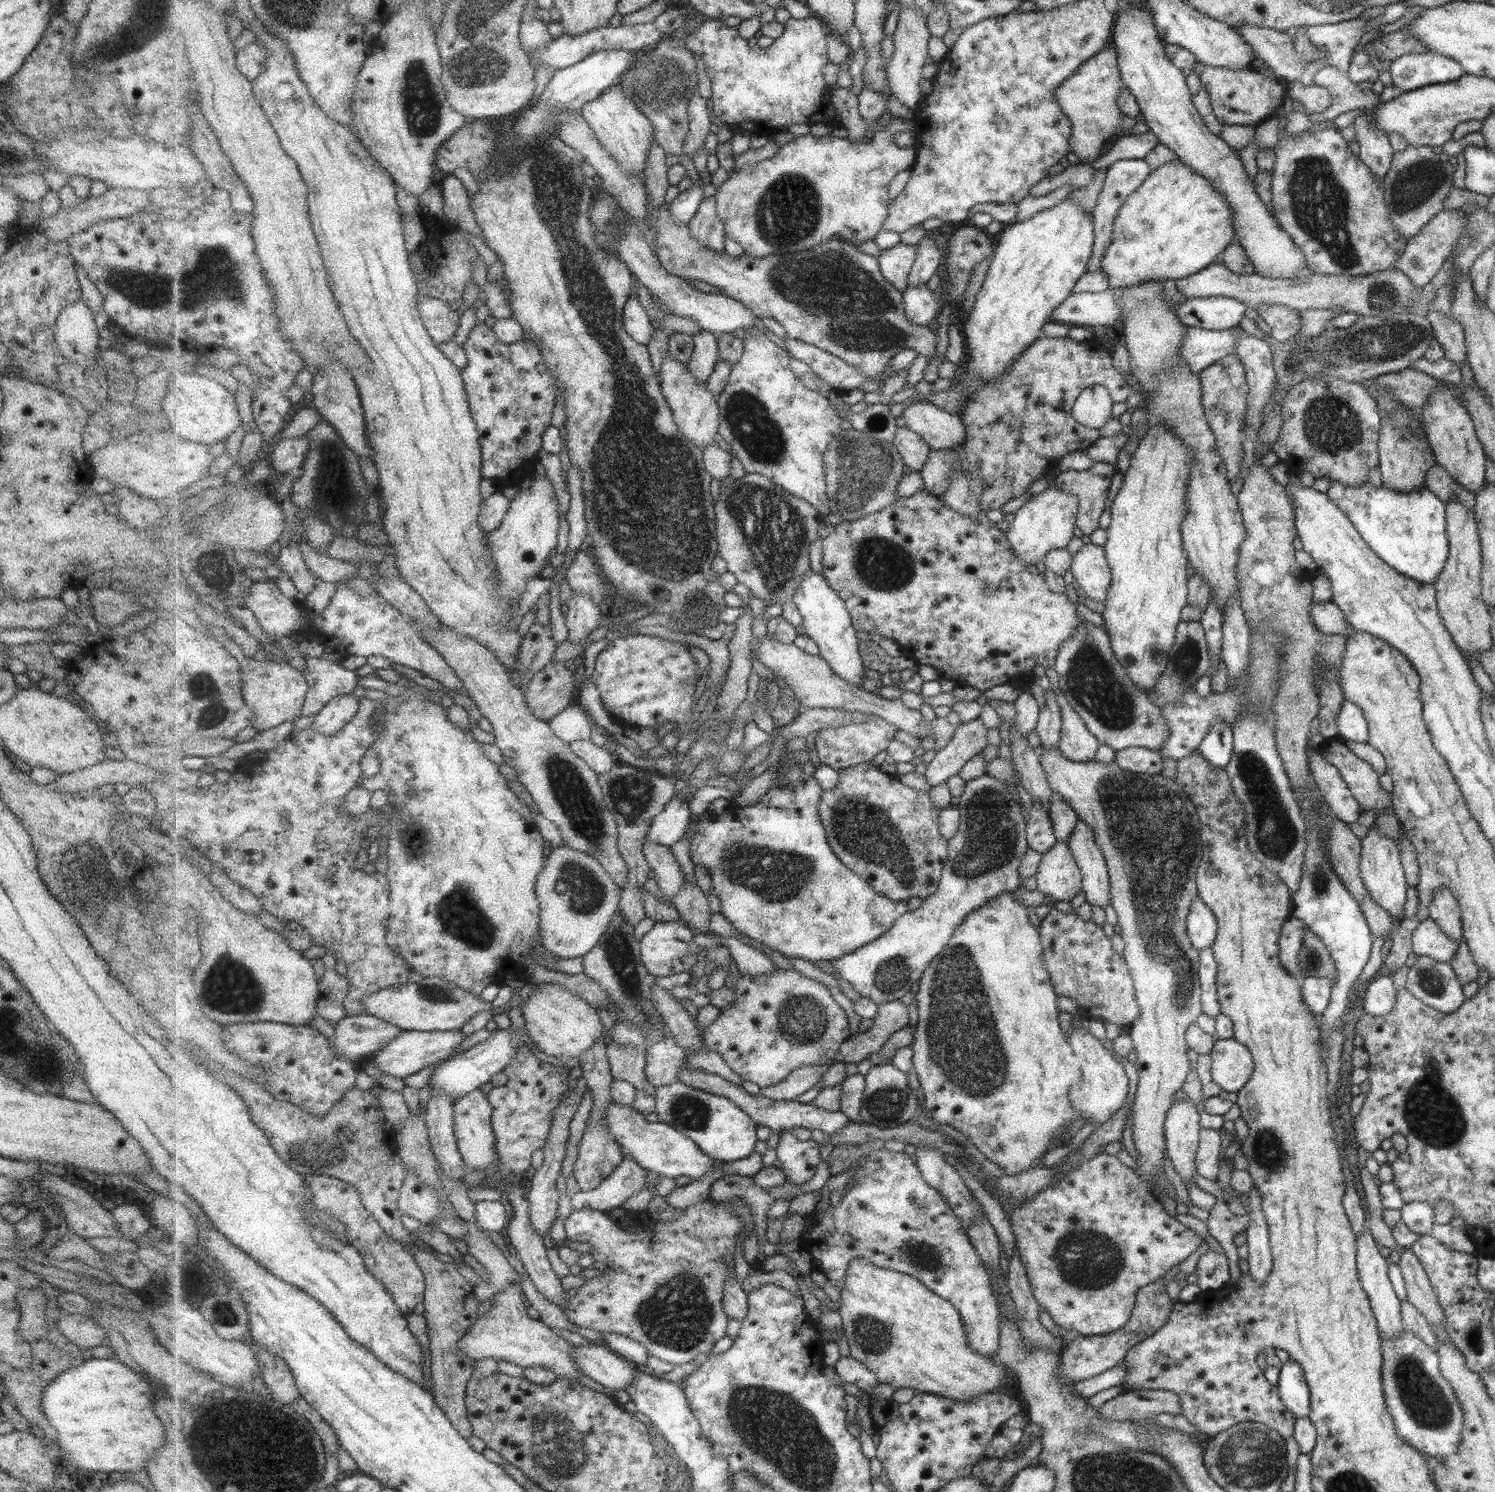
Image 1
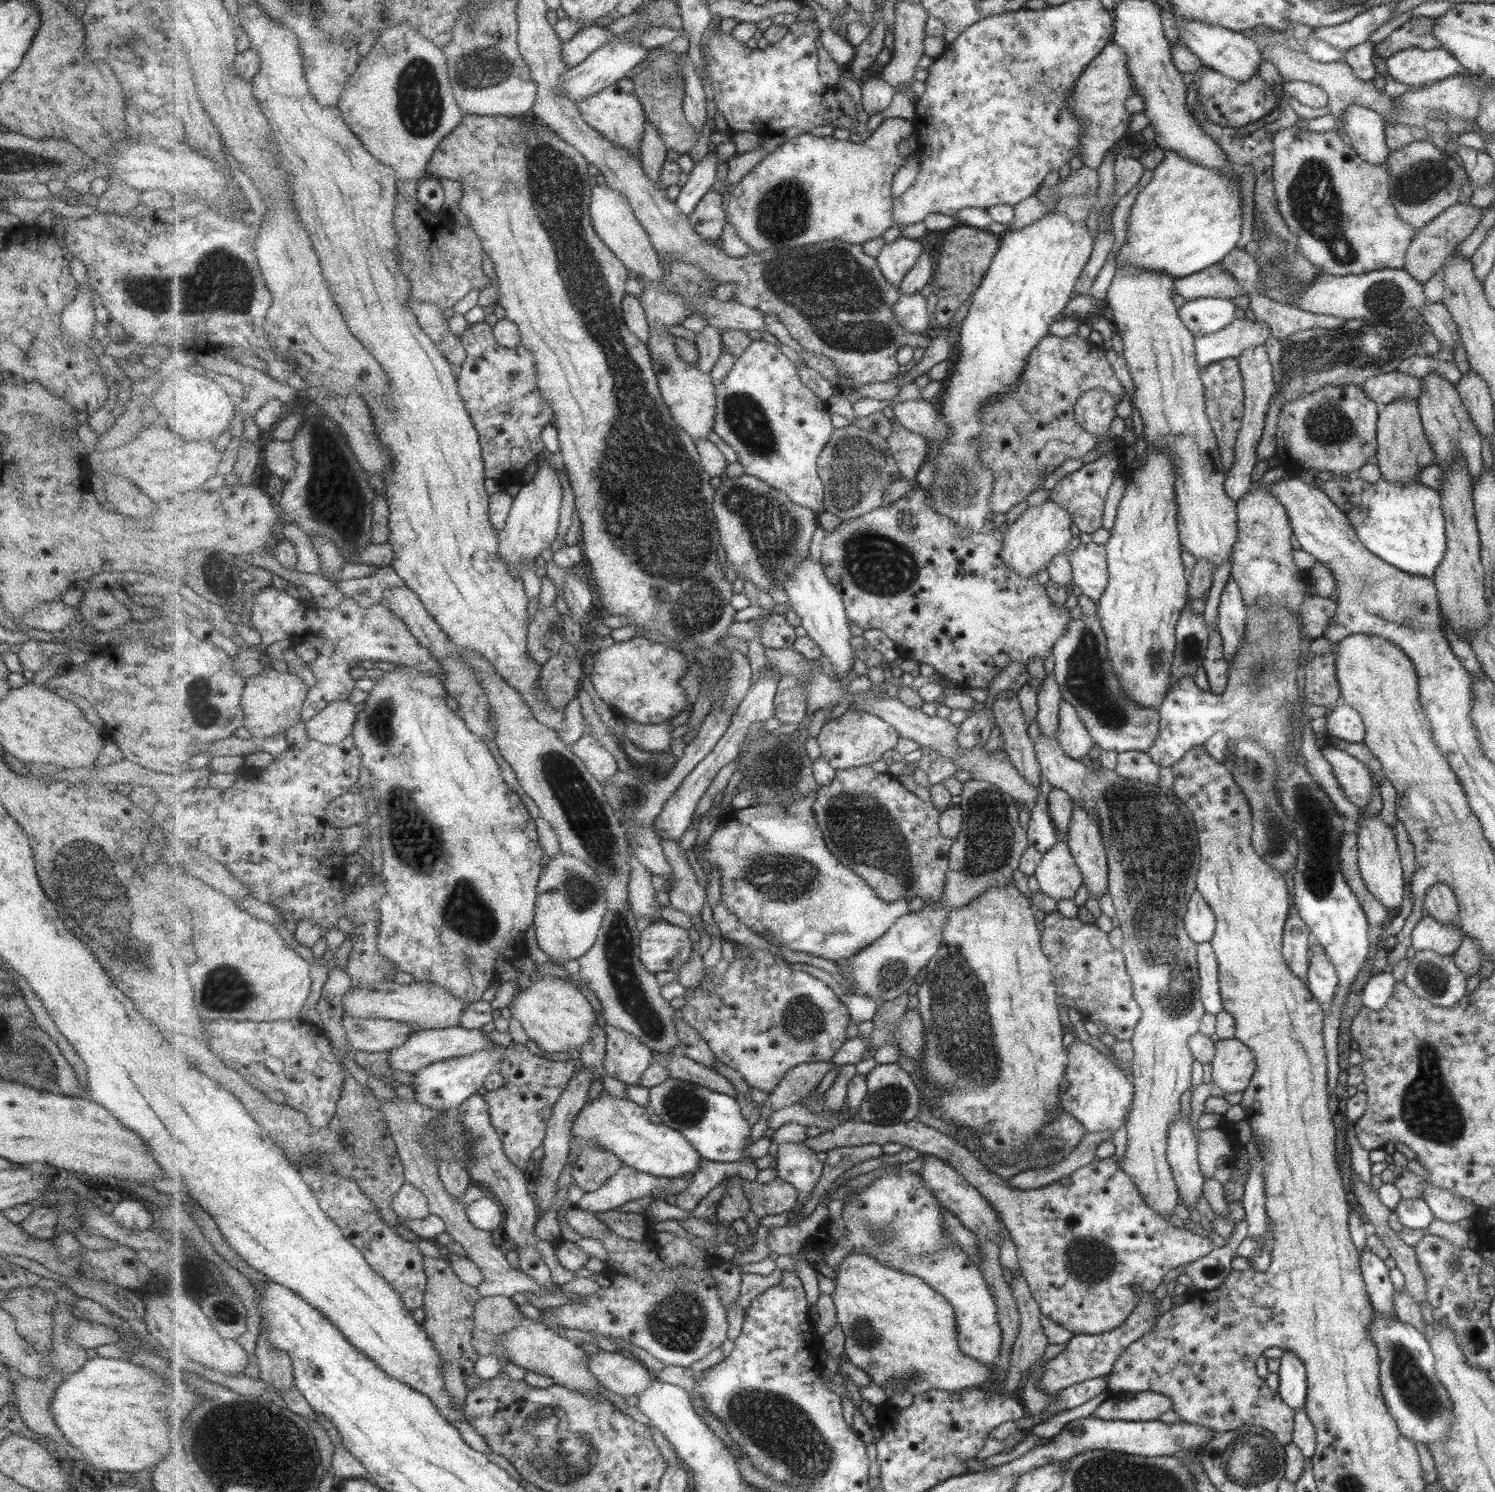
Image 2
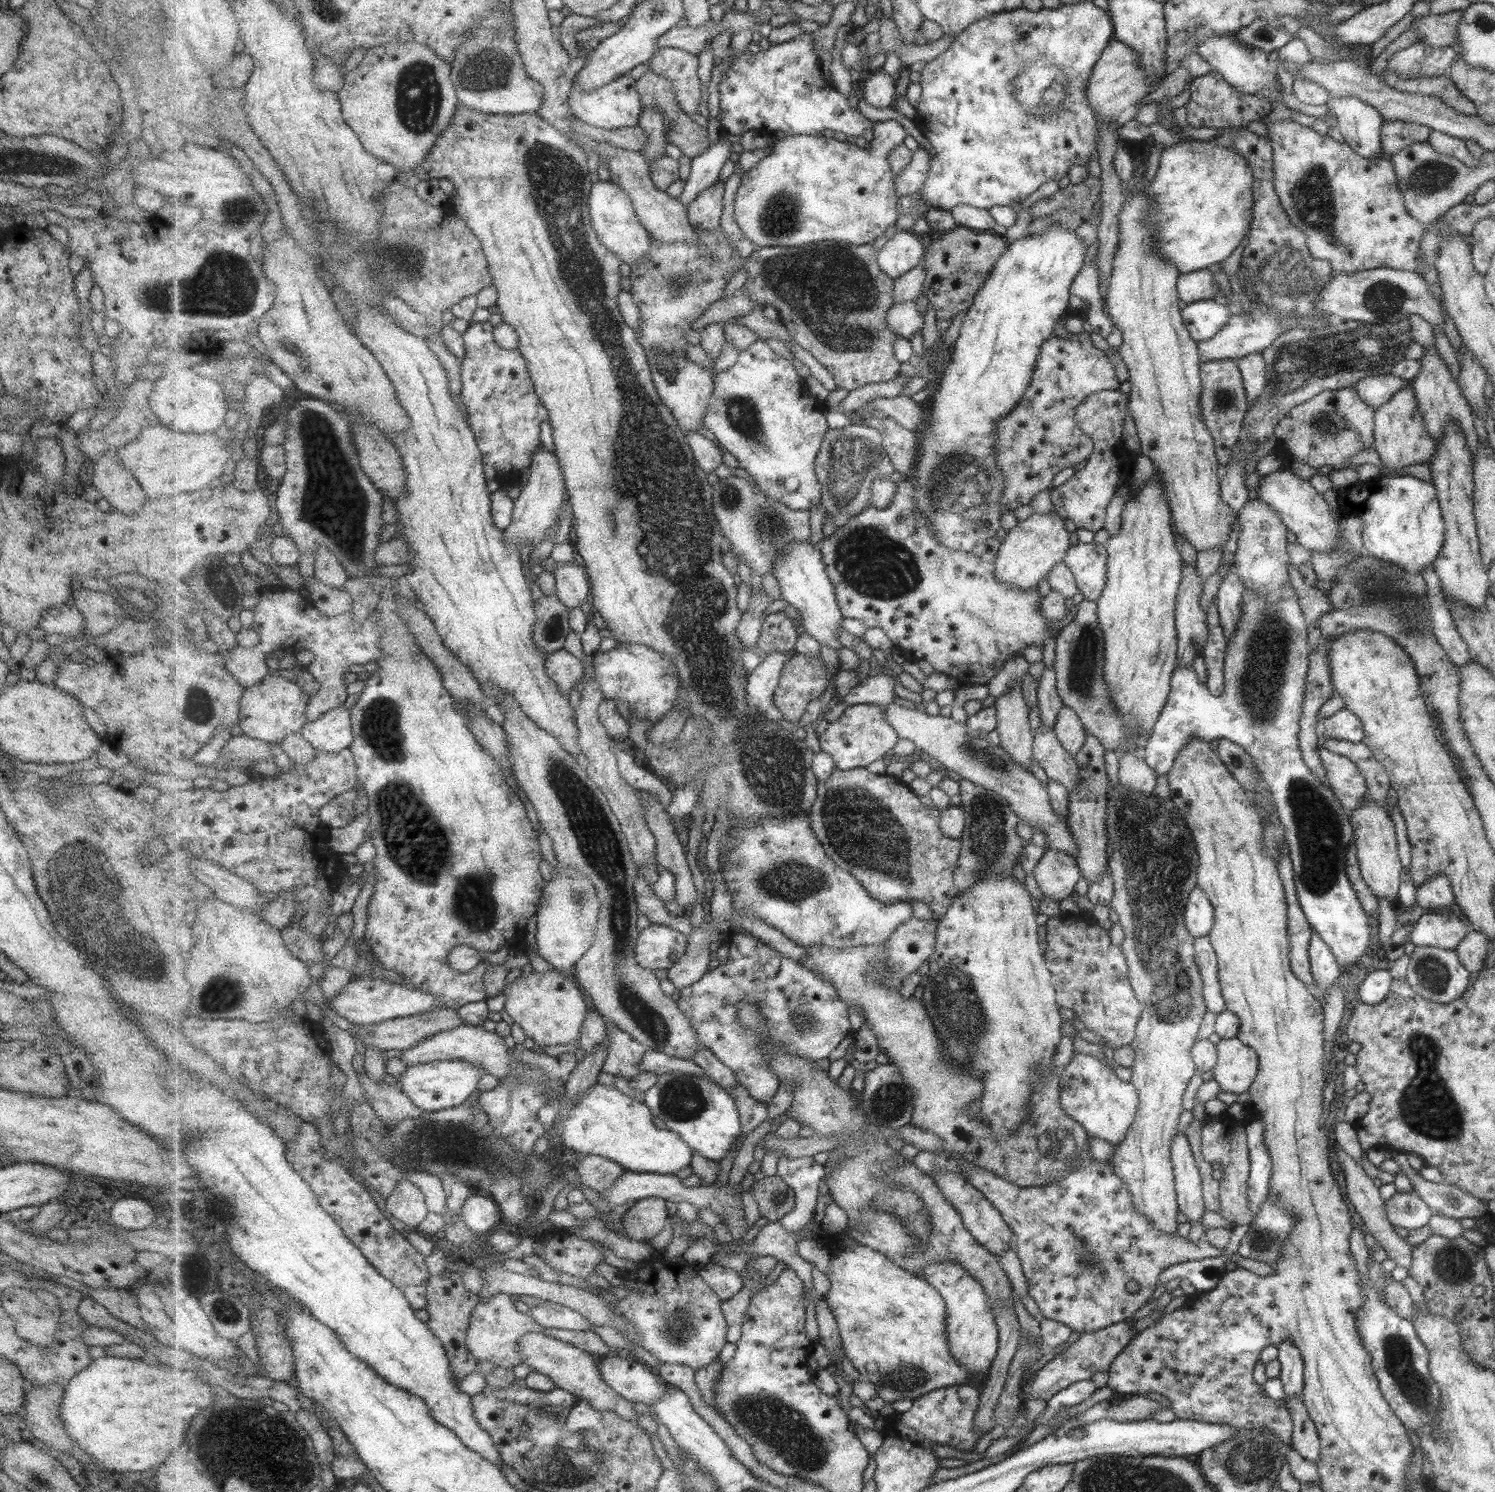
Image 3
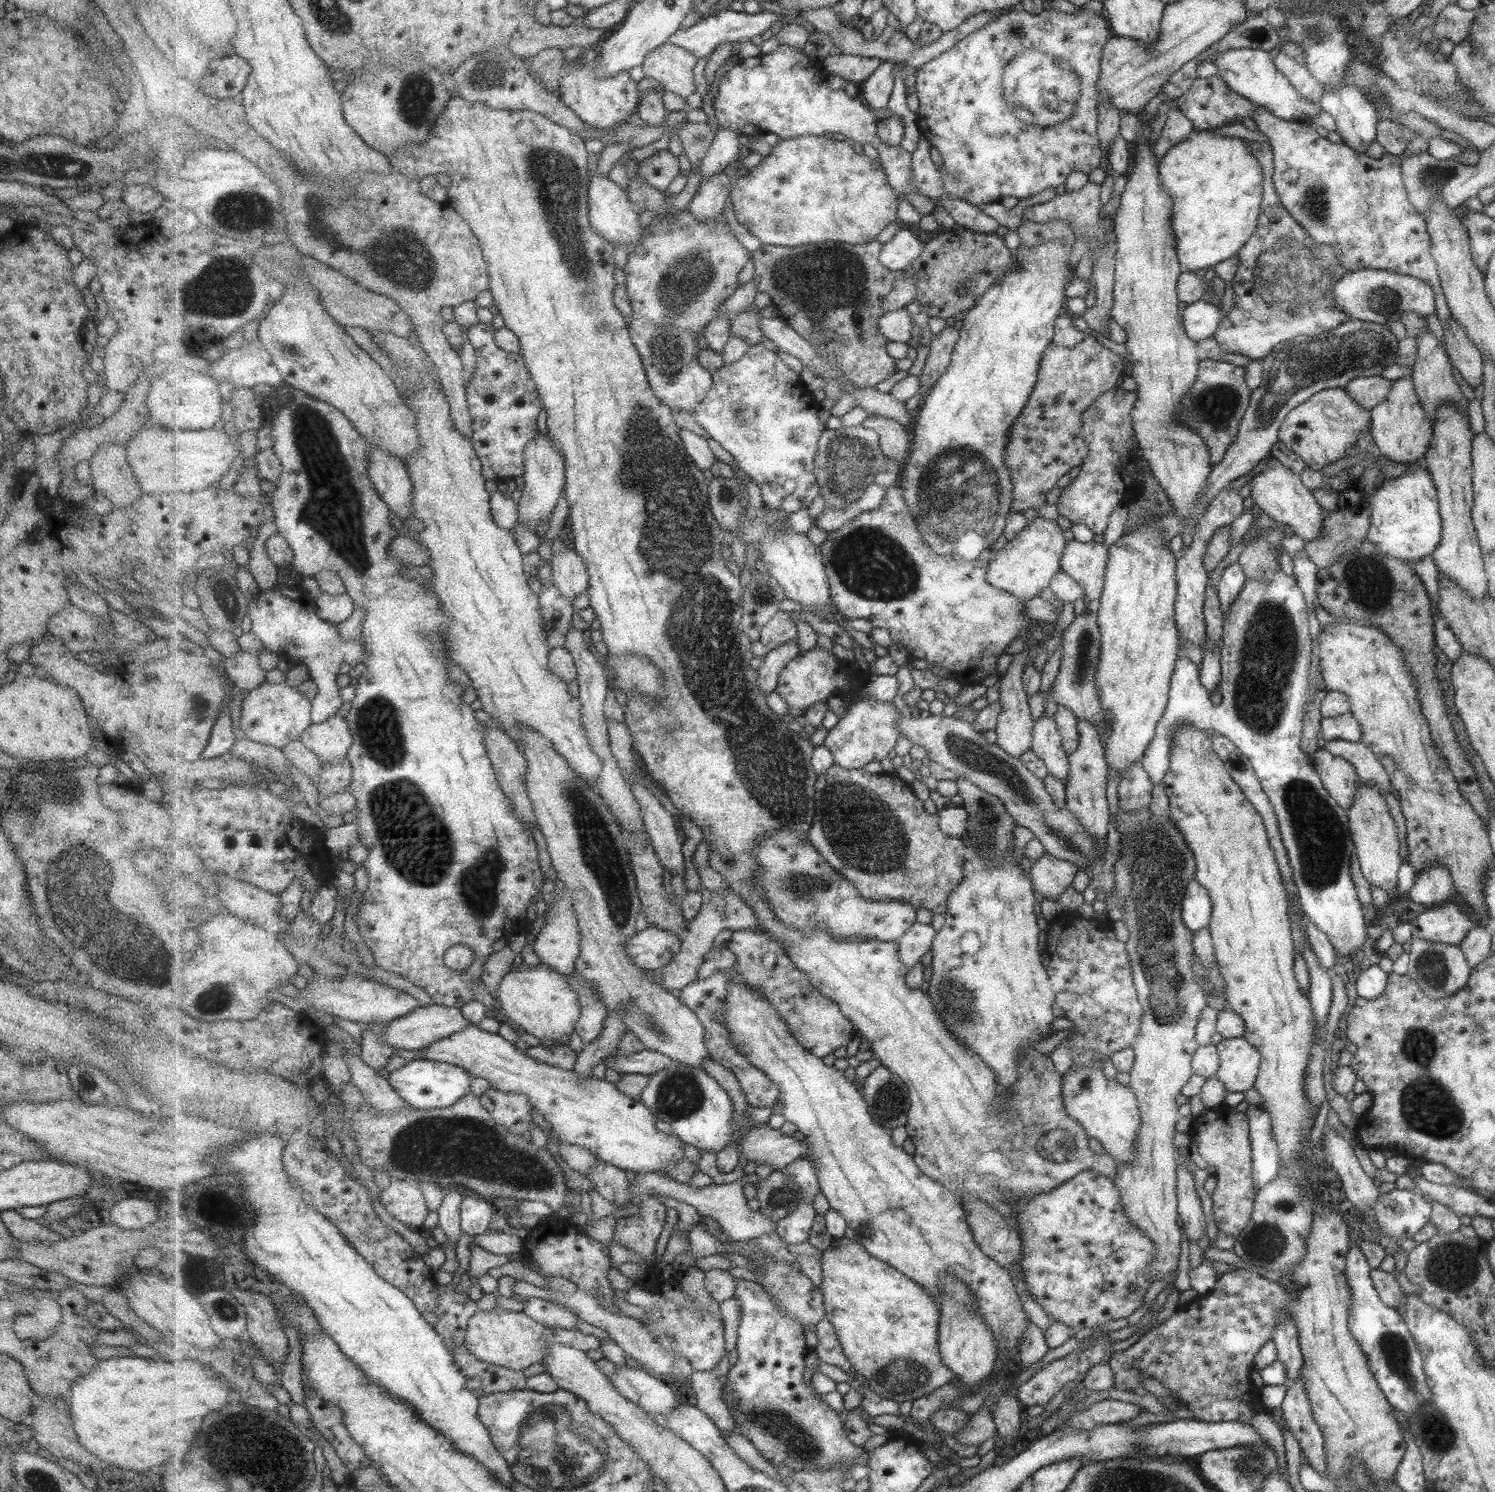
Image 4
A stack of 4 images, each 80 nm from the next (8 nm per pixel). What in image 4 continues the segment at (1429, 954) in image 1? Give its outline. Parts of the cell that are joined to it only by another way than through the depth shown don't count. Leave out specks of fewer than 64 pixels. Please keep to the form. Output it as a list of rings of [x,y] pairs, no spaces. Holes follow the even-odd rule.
[[[1450,901],[1420,913],[1410,924],[1411,938],[1442,942],[1447,946],[1458,946],[1473,926],[1461,906]]]

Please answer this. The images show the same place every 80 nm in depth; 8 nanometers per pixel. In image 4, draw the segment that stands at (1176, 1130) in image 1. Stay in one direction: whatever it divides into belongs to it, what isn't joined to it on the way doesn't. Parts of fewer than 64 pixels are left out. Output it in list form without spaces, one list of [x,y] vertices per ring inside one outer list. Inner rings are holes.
[[[1179,1165],[1178,1168],[1178,1213],[1183,1221],[1183,1234],[1187,1240],[1199,1240],[1205,1234],[1205,1216],[1195,1194],[1195,1185],[1190,1170]]]

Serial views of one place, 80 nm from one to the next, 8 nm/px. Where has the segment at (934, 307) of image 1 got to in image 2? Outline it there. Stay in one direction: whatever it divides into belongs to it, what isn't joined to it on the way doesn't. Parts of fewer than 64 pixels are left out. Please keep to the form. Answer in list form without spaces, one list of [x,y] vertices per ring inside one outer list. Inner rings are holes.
[[[903,294],[894,308],[894,315],[911,334],[926,333],[934,325],[933,315],[927,312],[927,300],[919,294]]]

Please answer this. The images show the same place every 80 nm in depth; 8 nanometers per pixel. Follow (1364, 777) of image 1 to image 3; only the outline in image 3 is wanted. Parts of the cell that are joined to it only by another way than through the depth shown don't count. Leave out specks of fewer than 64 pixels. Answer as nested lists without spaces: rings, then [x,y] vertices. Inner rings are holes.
[[[1323,748],[1318,749],[1318,757],[1327,784],[1334,790],[1334,798],[1348,812],[1357,809],[1366,794],[1366,781],[1358,767],[1343,755]]]

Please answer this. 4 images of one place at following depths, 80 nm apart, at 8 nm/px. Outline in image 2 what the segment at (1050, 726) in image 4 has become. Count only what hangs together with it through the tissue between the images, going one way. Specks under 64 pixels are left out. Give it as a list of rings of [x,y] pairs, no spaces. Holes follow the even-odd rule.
[[[1039,735],[1034,743],[1034,757],[1038,762],[1040,768],[1040,774],[1043,775],[1052,787],[1064,790],[1072,800],[1072,804],[1084,809],[1090,810],[1091,814],[1094,814],[1098,818],[1099,830],[1102,833],[1102,843],[1106,849],[1106,869],[1107,878],[1109,884],[1107,885],[1108,893],[1112,898],[1112,905],[1114,908],[1114,915],[1117,918],[1118,928],[1123,934],[1123,943],[1120,950],[1123,950],[1123,959],[1127,958],[1127,970],[1131,970],[1130,982],[1135,982],[1135,998],[1139,998],[1139,1006],[1143,1006],[1143,1022],[1139,1022],[1139,1026],[1134,1028],[1134,1036],[1130,1038],[1130,1045],[1132,1046],[1133,1057],[1130,1064],[1132,1081],[1135,1085],[1134,1105],[1127,1115],[1126,1128],[1126,1145],[1123,1152],[1123,1158],[1118,1160],[1112,1157],[1121,1166],[1121,1169],[1125,1171],[1133,1183],[1137,1185],[1137,1189],[1141,1191],[1144,1202],[1154,1208],[1155,1212],[1161,1214],[1166,1222],[1169,1222],[1169,1214],[1173,1212],[1173,1208],[1177,1206],[1177,1193],[1175,1192],[1175,1185],[1171,1180],[1172,1170],[1169,1170],[1166,1159],[1166,1140],[1168,1135],[1169,1126],[1178,1117],[1179,1112],[1179,1098],[1181,1094],[1189,1088],[1189,1080],[1191,1080],[1191,1064],[1193,1064],[1193,1058],[1189,1054],[1187,1043],[1190,1040],[1190,1036],[1198,1032],[1198,1026],[1202,1022],[1202,1016],[1206,1012],[1200,1002],[1199,994],[1199,980],[1198,967],[1196,962],[1196,943],[1189,938],[1185,930],[1185,914],[1186,906],[1193,894],[1197,889],[1197,874],[1198,866],[1202,862],[1201,846],[1198,846],[1198,831],[1194,826],[1193,815],[1184,807],[1184,804],[1178,799],[1178,795],[1174,793],[1174,790],[1170,788],[1163,788],[1156,784],[1144,784],[1138,780],[1129,780],[1121,778],[1118,774],[1115,774],[1114,770],[1107,770],[1106,767],[1098,766],[1096,770],[1092,768],[1086,768],[1086,765],[1080,760],[1072,759],[1068,756],[1057,743],[1055,737],[1046,737]]]

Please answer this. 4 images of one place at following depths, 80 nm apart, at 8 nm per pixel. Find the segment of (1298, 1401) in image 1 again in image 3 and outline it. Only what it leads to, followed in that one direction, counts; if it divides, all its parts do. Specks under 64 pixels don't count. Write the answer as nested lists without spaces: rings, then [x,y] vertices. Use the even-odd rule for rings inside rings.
[[[1282,1338],[1276,1344],[1278,1353],[1276,1359],[1280,1362],[1280,1373],[1277,1378],[1283,1390],[1283,1400],[1297,1395],[1301,1397],[1303,1386],[1303,1365],[1299,1349],[1291,1340]]]

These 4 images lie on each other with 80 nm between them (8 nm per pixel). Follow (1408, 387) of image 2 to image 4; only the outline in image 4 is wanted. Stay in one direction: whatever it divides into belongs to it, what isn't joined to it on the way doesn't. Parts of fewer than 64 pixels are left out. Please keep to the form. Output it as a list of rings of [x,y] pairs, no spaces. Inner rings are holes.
[[[1377,374],[1349,380],[1343,388],[1365,410],[1371,410],[1387,396],[1391,380],[1383,380]]]

